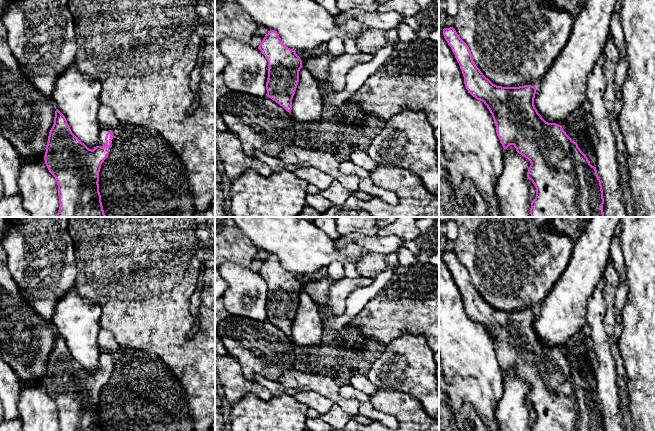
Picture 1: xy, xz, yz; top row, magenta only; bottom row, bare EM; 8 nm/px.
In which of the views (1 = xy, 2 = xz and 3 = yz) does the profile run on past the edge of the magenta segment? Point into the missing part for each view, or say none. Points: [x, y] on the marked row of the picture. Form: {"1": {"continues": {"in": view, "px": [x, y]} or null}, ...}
{"1": {"continues": {"in": "xy", "px": [103, 130]}}, "2": {"continues": null}, "3": {"continues": null}}

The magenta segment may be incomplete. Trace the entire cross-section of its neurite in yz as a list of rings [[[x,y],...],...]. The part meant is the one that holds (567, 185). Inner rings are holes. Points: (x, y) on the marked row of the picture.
[[[453,27],[444,28],[443,35],[460,65],[466,89],[482,101],[492,114],[503,148],[506,150],[513,145],[531,163],[527,177],[536,188],[536,197],[531,202],[531,217],[604,217],[603,190],[596,167],[590,164],[561,125],[546,122],[538,113],[534,105],[536,87],[493,84],[476,66],[468,45]]]

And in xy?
[[[56,109],[44,156],[45,164],[58,185],[60,206],[55,217],[106,217],[98,182],[101,164],[111,152],[112,145],[112,131],[101,126],[97,146],[89,149],[72,133],[65,116]]]

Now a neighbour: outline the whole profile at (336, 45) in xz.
[[[334,37],[327,44],[328,52],[334,57],[341,56],[345,53],[344,41],[341,38]]]

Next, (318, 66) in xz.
[[[327,52],[320,56],[307,58],[302,62],[302,66],[312,74],[318,86],[322,87],[327,81],[329,64],[334,58],[332,54]]]

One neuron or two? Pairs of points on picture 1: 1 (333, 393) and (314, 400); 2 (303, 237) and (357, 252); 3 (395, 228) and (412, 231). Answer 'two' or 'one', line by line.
1: two
2: one
3: one

